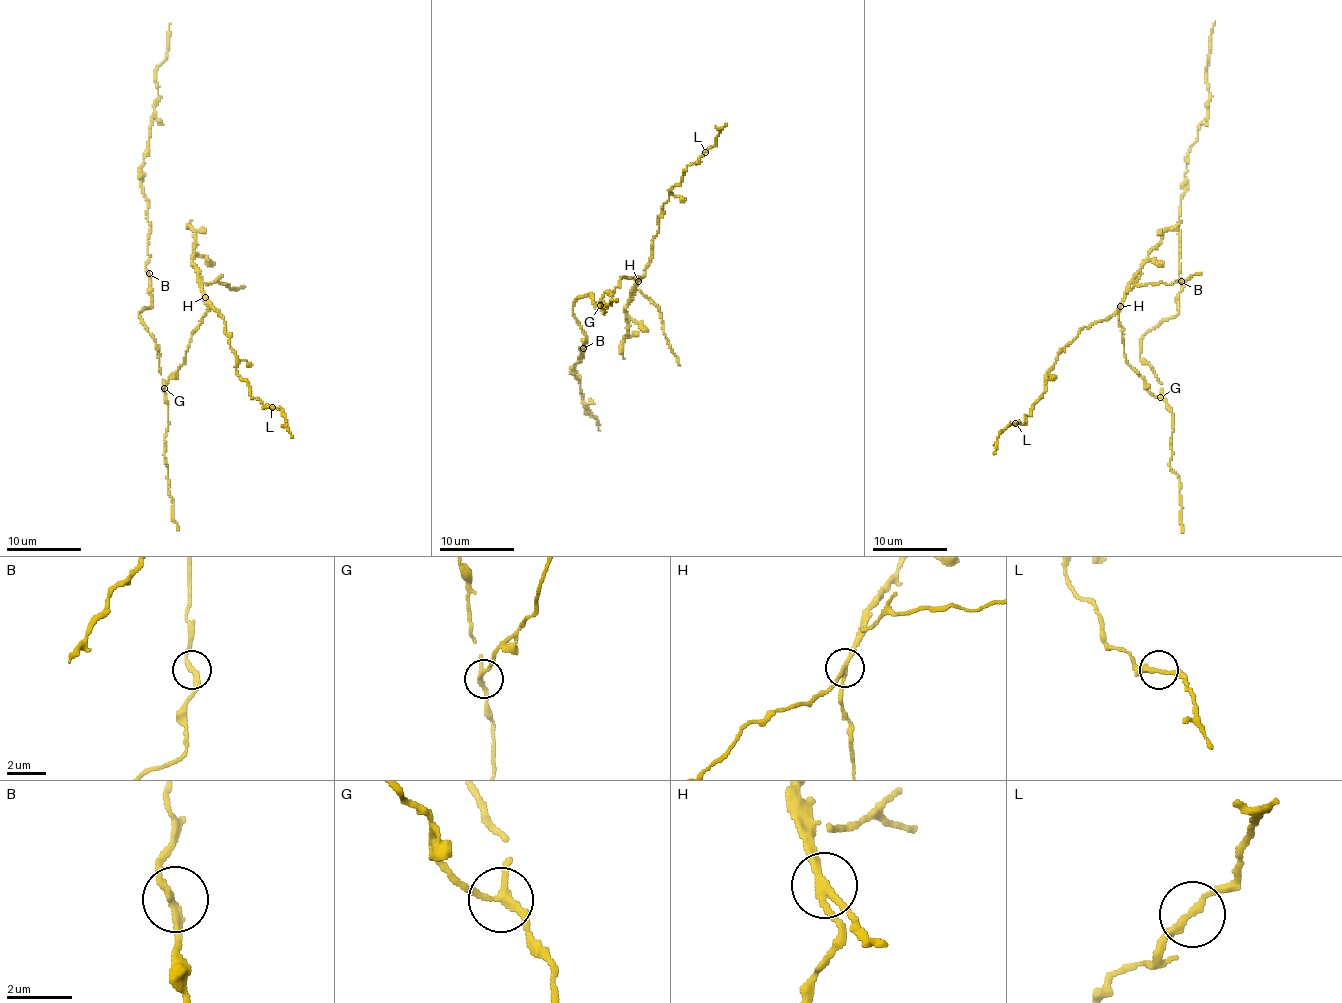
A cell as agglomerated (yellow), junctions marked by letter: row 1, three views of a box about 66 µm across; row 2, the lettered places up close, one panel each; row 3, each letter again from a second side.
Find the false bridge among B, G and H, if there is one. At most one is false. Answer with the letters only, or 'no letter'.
H

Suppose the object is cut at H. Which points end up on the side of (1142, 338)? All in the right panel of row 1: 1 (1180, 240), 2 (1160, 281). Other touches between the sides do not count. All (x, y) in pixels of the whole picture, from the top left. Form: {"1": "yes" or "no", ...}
{"1": "yes", "2": "no"}

